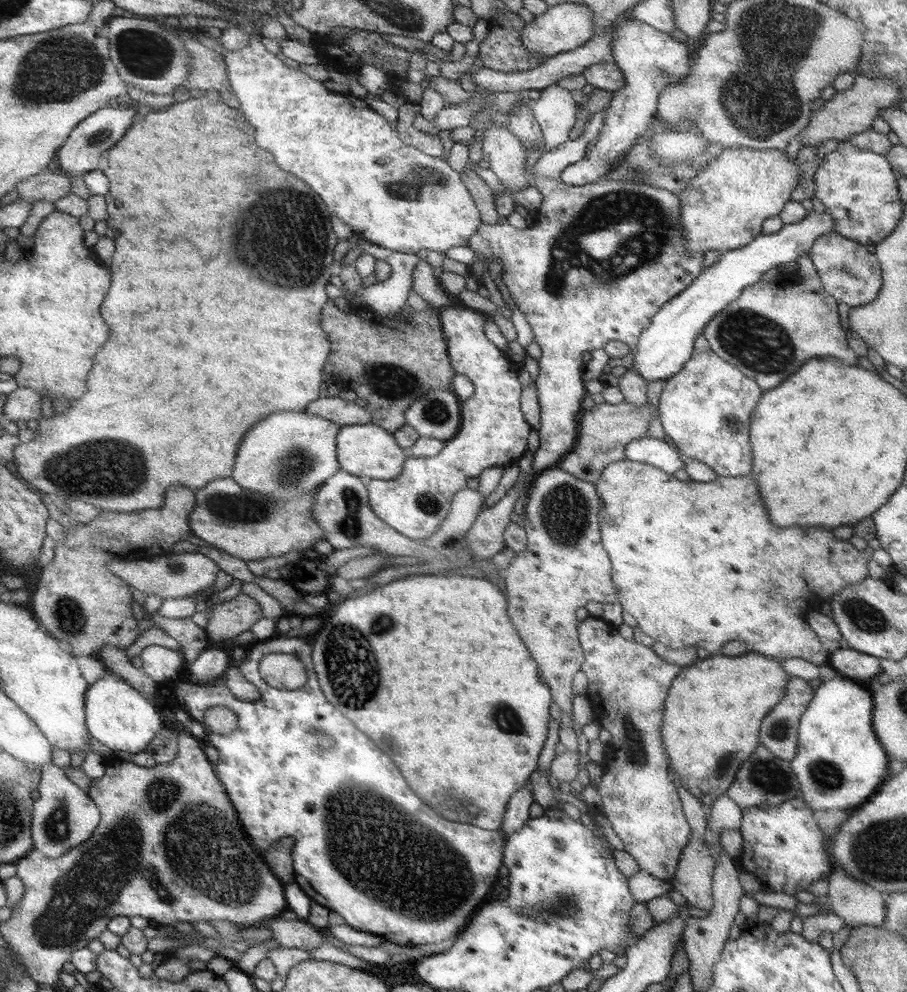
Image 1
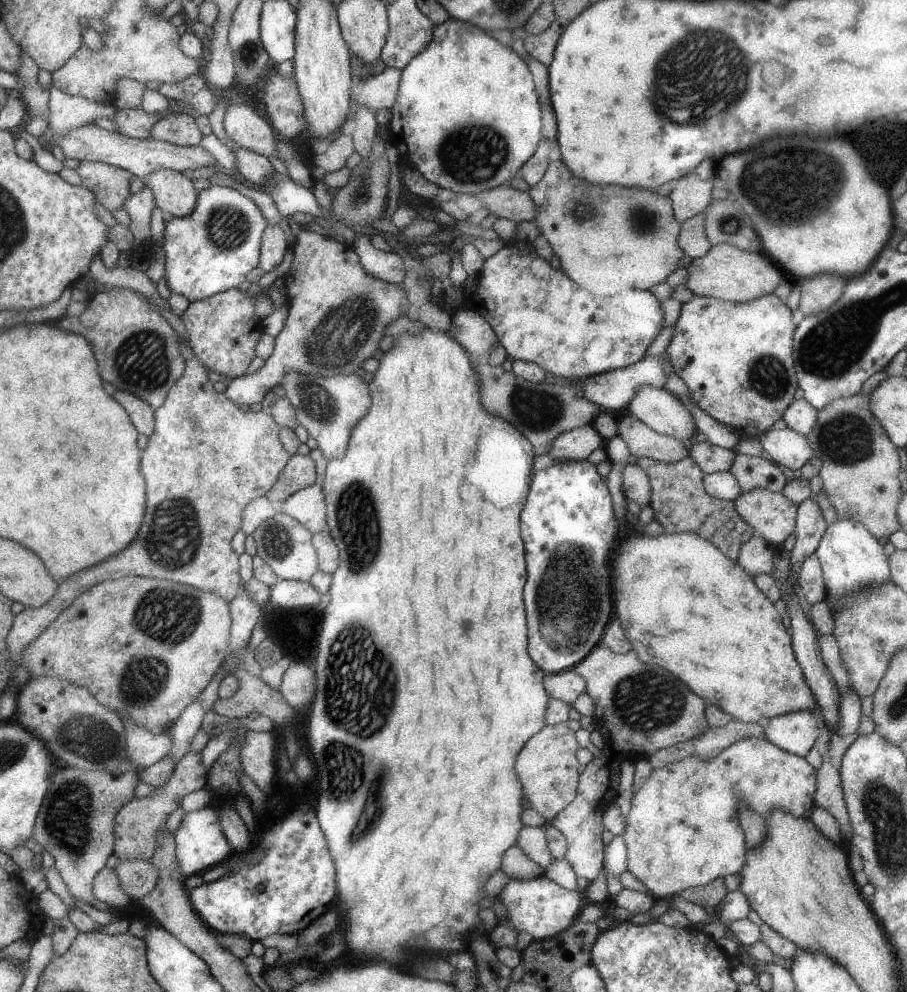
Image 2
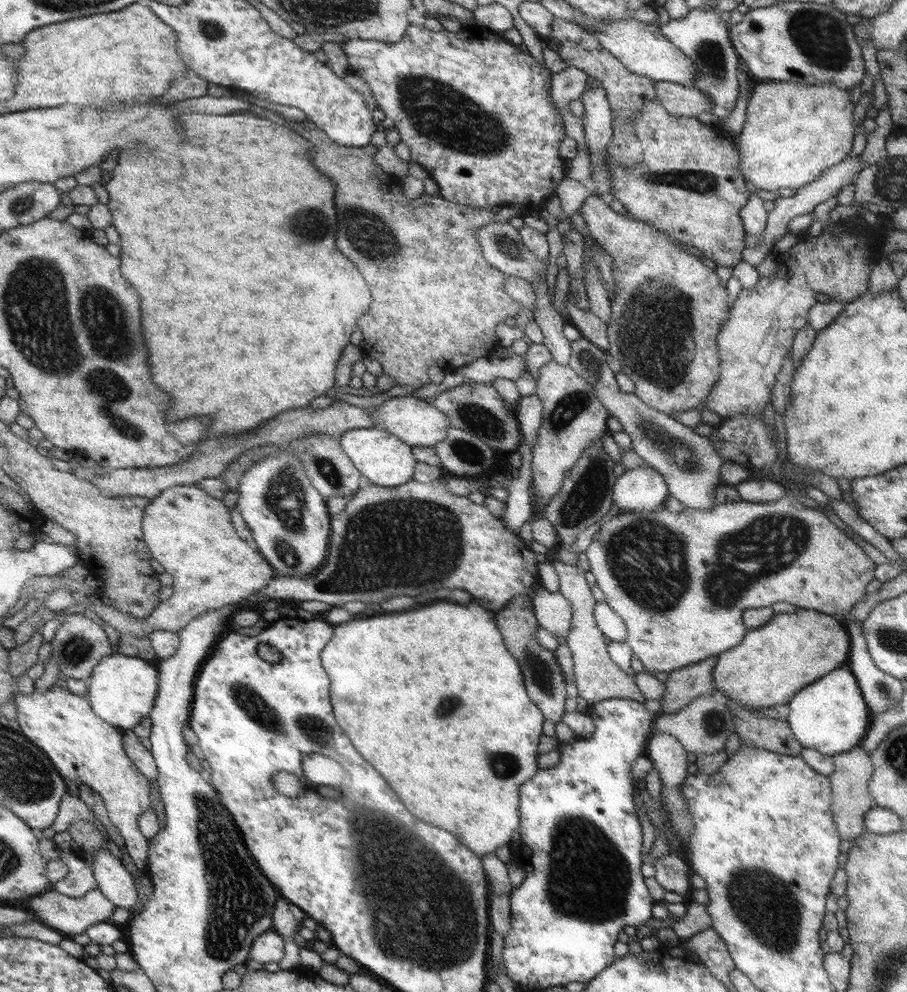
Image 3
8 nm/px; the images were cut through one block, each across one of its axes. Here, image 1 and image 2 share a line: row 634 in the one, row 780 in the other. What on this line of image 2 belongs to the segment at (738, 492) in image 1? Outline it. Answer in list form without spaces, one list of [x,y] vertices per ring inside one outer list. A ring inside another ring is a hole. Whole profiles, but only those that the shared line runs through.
[[[755,737],[735,741],[708,761],[691,755],[652,770],[647,781],[633,794],[620,834],[626,846],[626,869],[645,885],[655,900],[670,900],[683,889],[706,885],[714,878],[739,872],[746,862],[747,848],[737,820],[738,802],[745,801],[763,820],[769,817],[771,809],[783,809],[794,817],[801,817],[814,805],[815,771],[804,758]]]

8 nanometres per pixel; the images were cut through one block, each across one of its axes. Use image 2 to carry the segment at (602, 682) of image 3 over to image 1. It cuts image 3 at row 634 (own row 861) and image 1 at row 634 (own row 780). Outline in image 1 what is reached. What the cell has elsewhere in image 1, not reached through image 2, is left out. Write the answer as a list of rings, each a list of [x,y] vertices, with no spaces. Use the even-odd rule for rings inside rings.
[[[586,617],[576,624],[576,631],[583,653],[580,670],[587,679],[586,699],[592,708],[593,718],[611,735],[603,773],[592,787],[600,794],[604,818],[607,818],[613,832],[621,840],[623,850],[634,858],[639,869],[653,878],[669,883],[674,878],[678,860],[691,833],[669,775],[669,757],[662,743],[662,712],[670,684],[682,668],[678,664],[662,660],[647,646],[623,640],[611,626],[601,622],[601,618]]]

